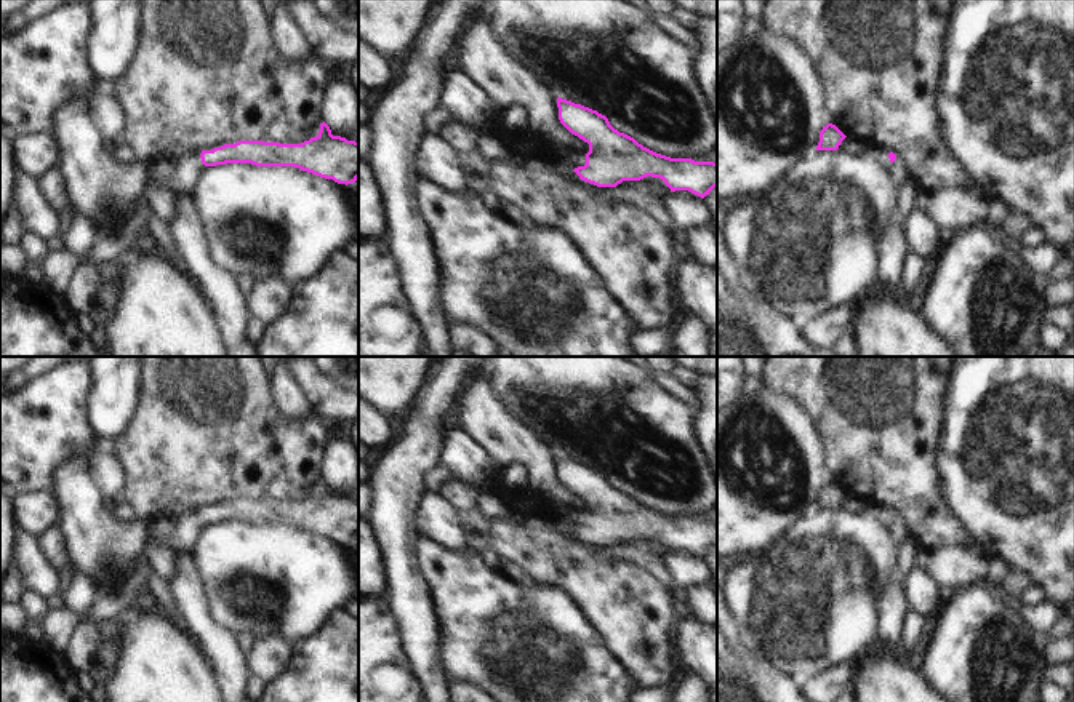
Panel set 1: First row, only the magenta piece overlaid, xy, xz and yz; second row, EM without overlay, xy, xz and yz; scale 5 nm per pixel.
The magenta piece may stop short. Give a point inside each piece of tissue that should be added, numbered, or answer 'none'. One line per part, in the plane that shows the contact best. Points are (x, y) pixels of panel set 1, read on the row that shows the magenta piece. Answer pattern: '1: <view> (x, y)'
1: xz (569, 159).

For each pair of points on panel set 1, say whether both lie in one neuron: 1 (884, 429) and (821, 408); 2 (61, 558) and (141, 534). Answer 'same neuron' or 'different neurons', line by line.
1: same neuron
2: different neurons

